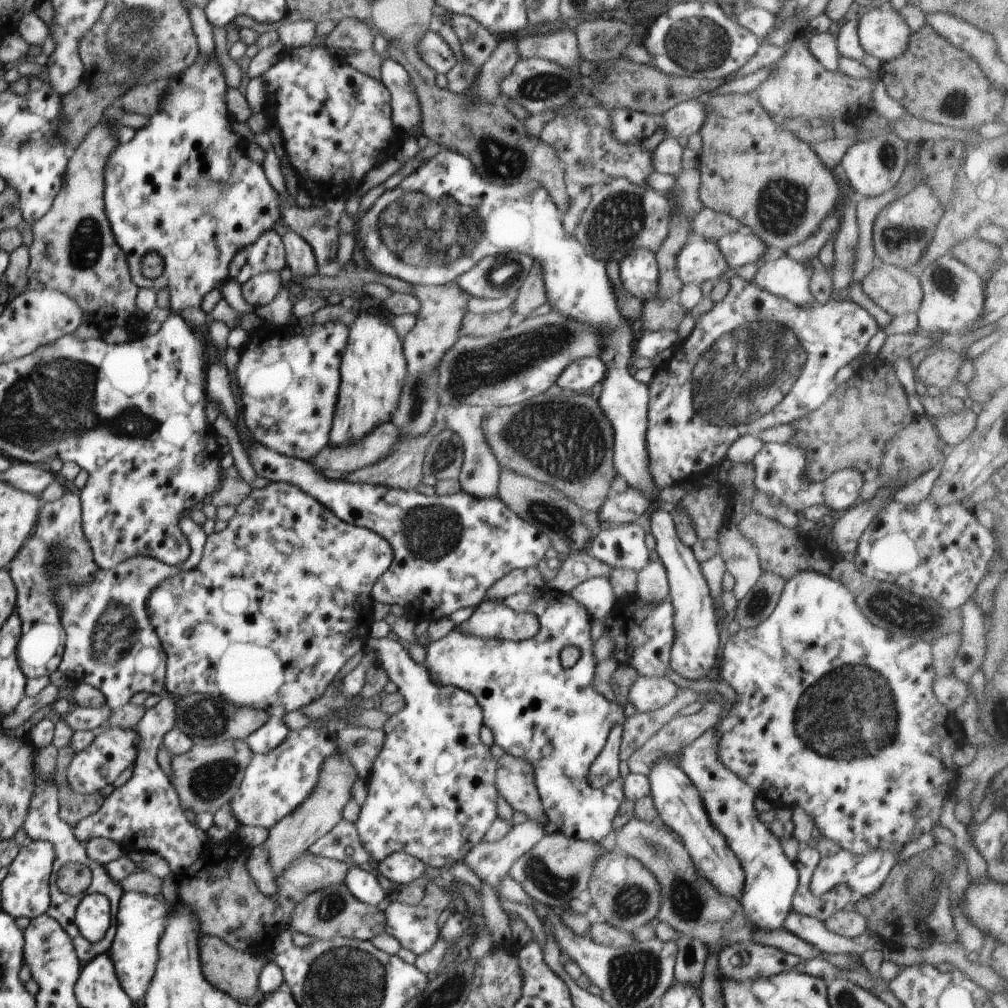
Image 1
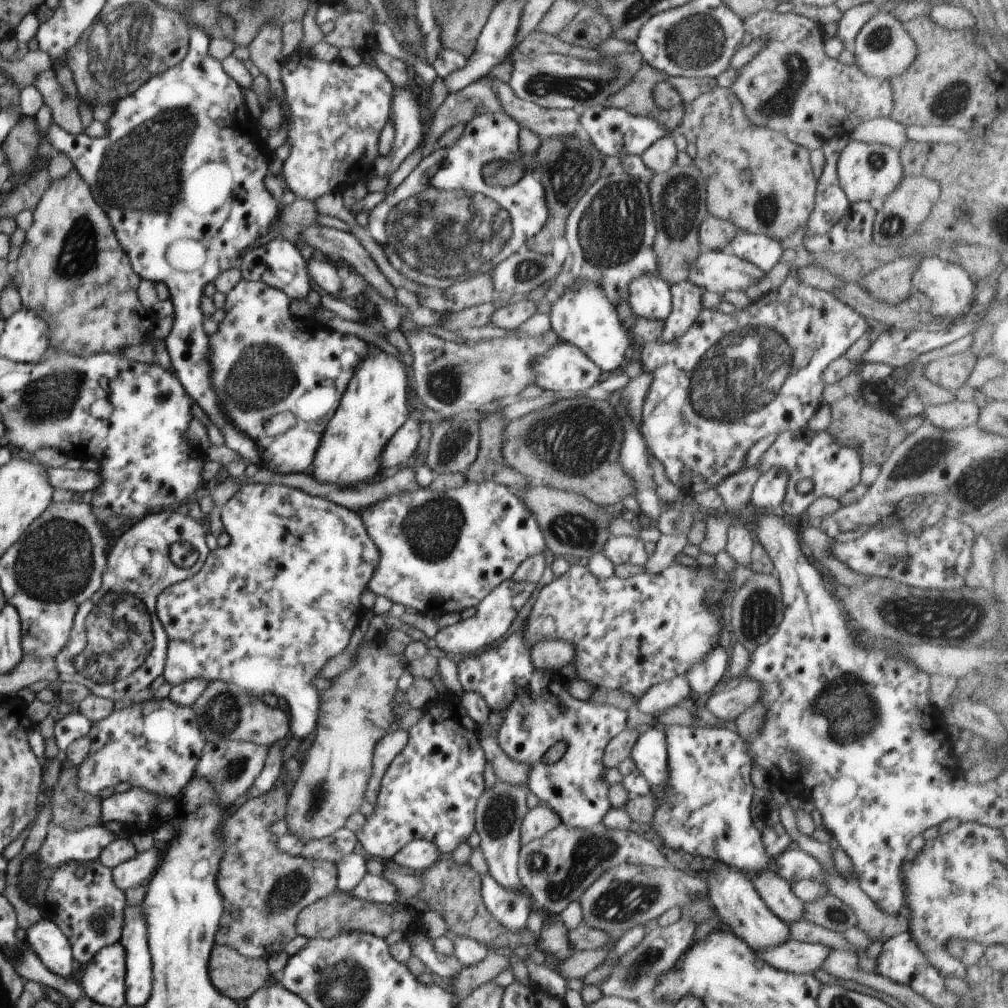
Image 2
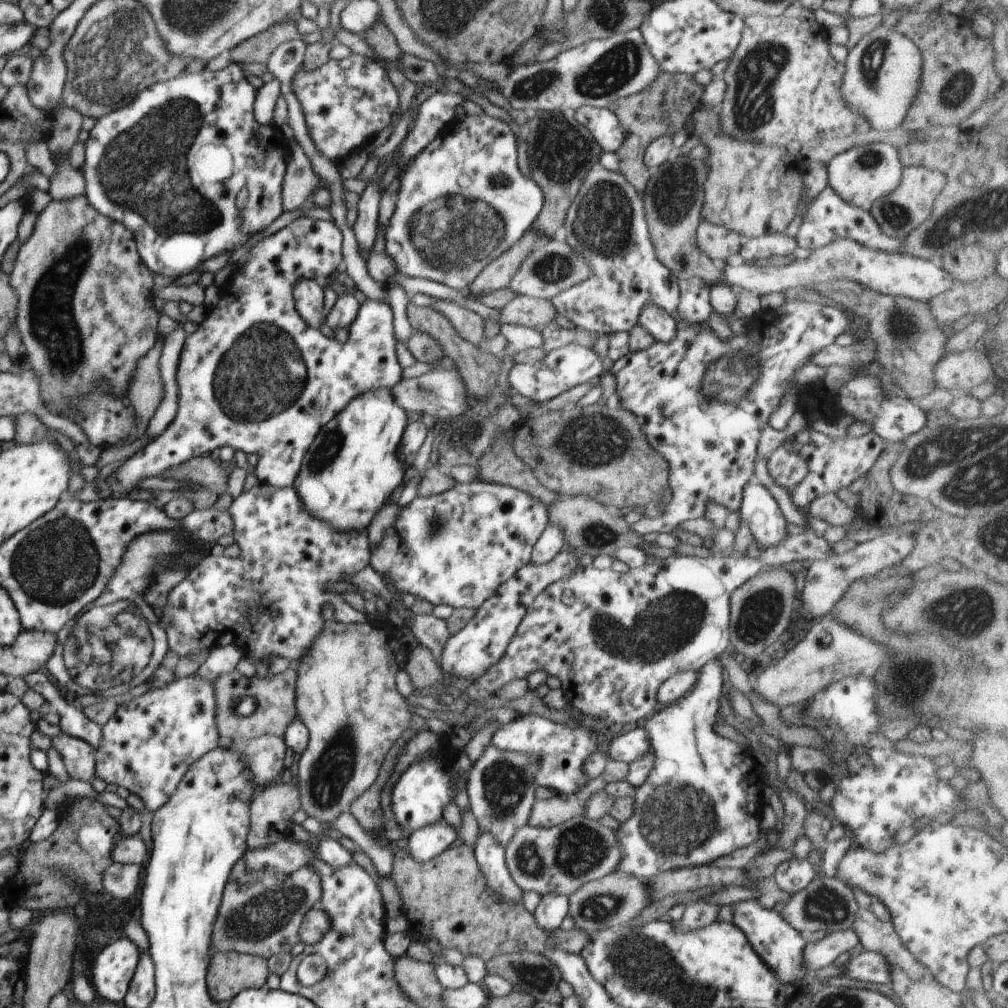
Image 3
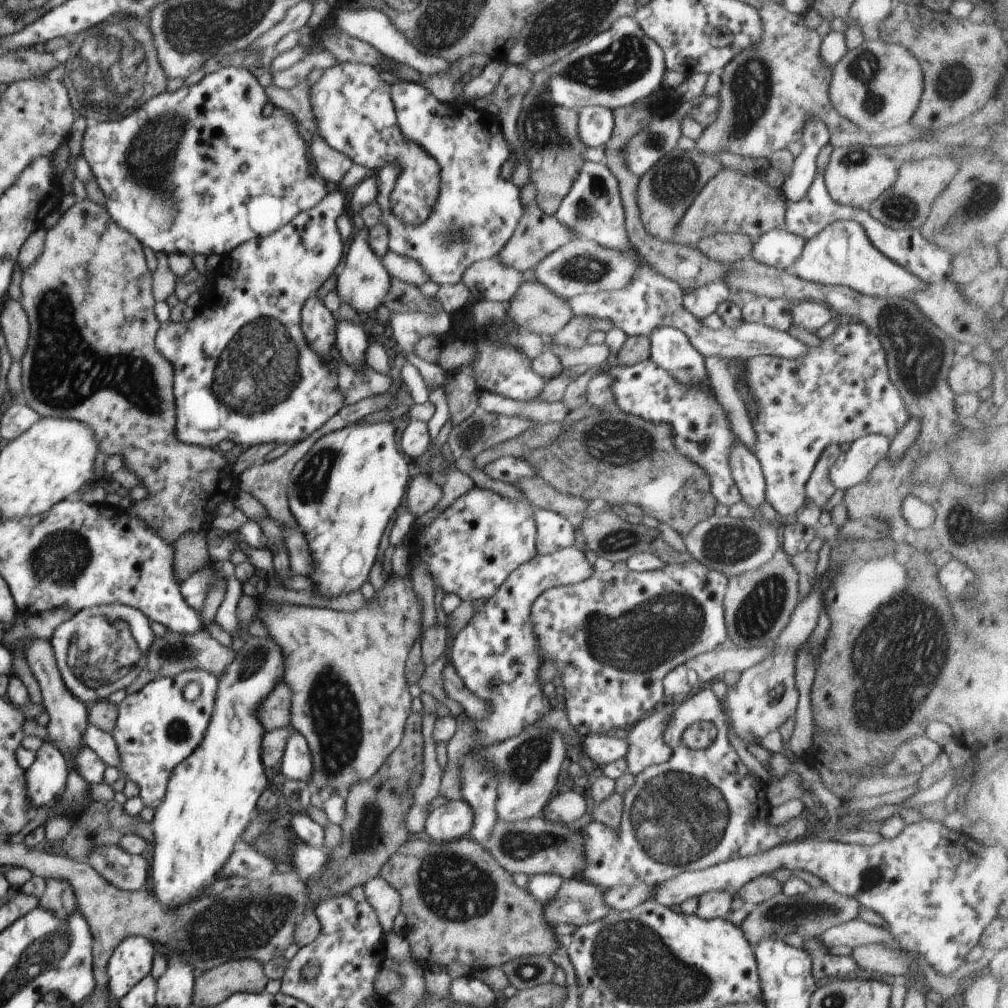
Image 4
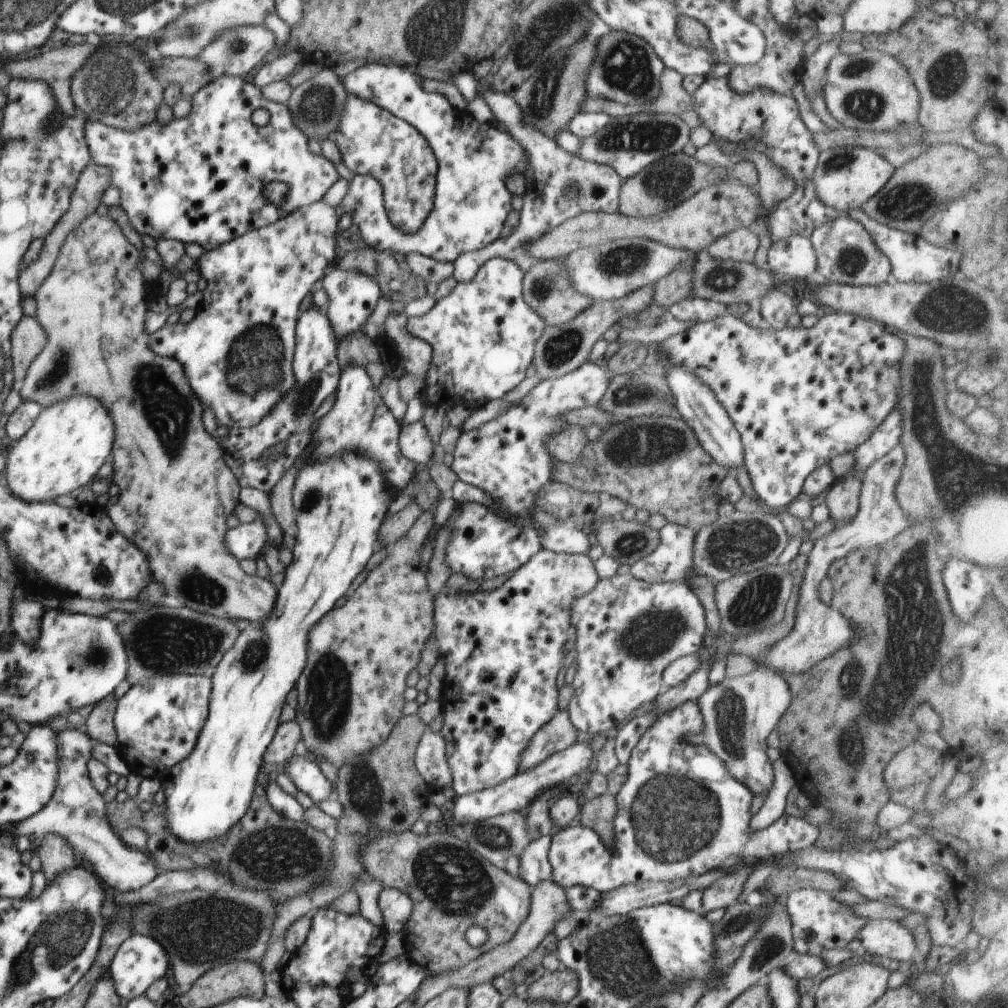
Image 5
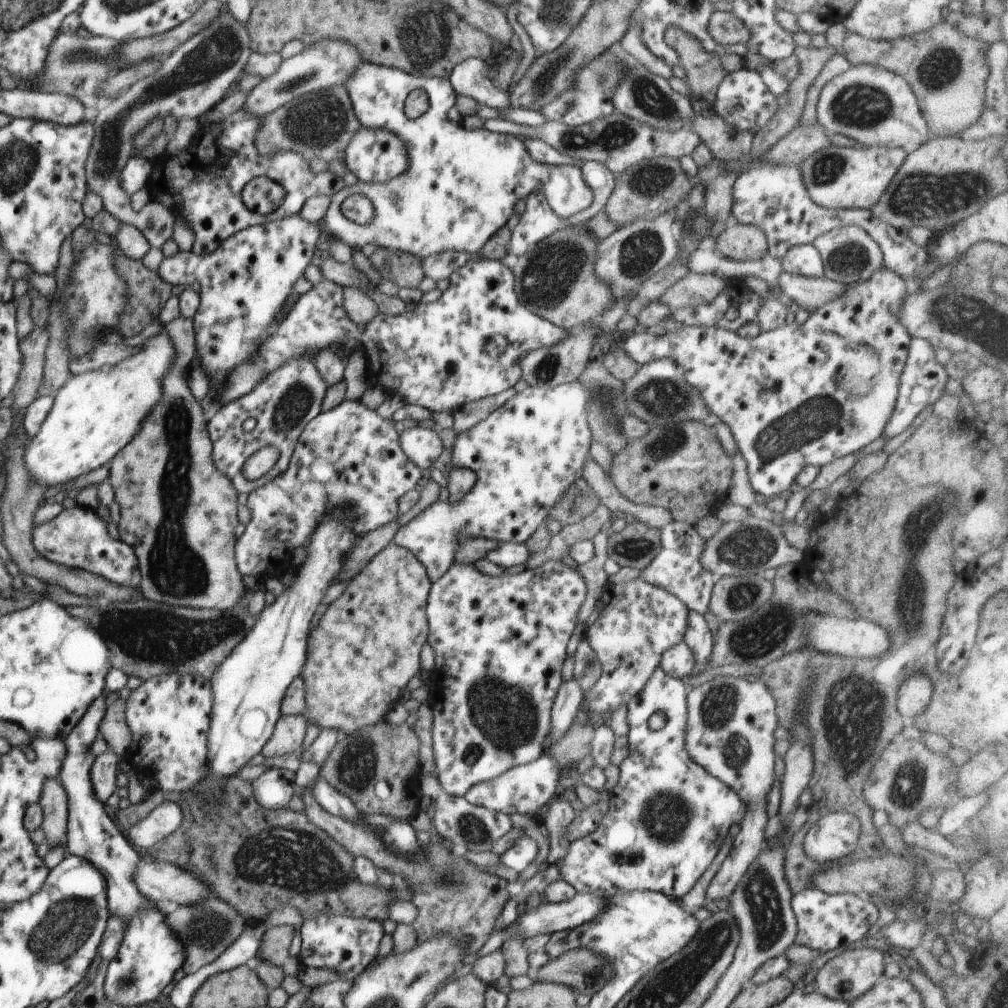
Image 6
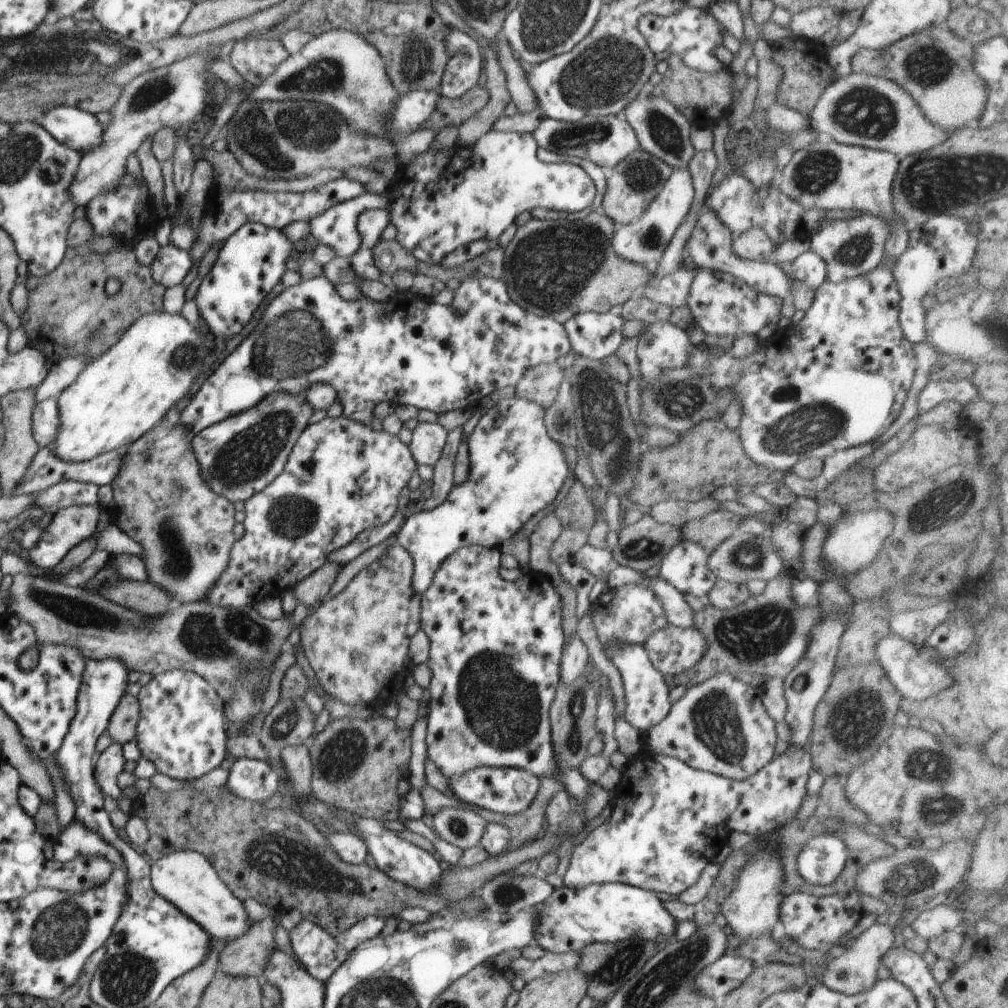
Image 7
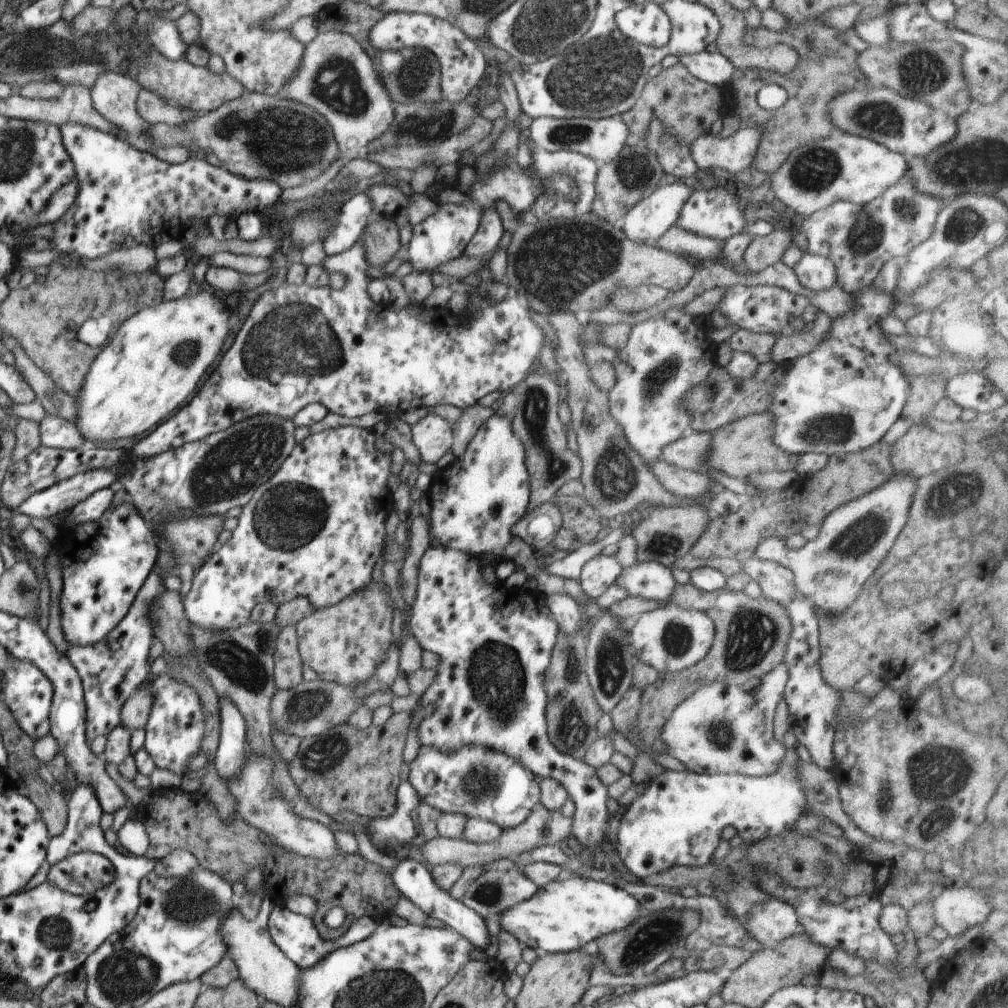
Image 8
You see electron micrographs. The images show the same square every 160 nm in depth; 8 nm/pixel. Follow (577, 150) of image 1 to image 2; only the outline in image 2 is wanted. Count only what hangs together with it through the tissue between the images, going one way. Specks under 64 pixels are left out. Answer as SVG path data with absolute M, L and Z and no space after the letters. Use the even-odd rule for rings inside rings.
M494 79L491 89L500 101L502 110L521 127L530 129L540 139L551 136L583 134L579 126L580 109L549 109L522 100L507 82Z

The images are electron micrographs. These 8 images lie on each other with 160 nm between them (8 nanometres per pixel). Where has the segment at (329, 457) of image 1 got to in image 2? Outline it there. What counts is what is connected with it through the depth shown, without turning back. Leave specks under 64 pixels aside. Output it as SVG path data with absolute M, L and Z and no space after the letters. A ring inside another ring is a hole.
M410 417L389 440L382 453L382 468L400 466L408 461L420 444L420 421Z

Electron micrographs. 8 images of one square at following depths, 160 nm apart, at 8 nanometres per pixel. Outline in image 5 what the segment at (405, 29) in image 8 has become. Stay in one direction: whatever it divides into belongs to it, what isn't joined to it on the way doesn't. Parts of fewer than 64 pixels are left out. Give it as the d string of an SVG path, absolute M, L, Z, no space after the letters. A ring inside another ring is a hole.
M485 80L477 81L477 83L480 89L479 96L482 96L482 99L488 104L491 114L497 121L504 124L505 132L527 151L534 174L531 178L533 181L532 188L527 189L523 196L524 207L520 212L520 224L518 224L514 233L508 238L498 238L496 242L492 242L486 248L462 254L453 264L453 278L457 282L474 280L478 270L488 260L496 257L512 260L523 273L528 272L535 264L536 259L526 252L526 244L536 242L538 235L553 230L554 227L580 214L592 212L618 213L618 206L621 205L622 178L611 166L586 161L568 154L555 140L542 134L538 128L534 128L532 124L524 124L522 110L516 104L512 93L500 94L500 92L494 92ZM570 186L574 186L574 190L578 190L578 192L576 192L576 198L568 200L564 192L570 190Z

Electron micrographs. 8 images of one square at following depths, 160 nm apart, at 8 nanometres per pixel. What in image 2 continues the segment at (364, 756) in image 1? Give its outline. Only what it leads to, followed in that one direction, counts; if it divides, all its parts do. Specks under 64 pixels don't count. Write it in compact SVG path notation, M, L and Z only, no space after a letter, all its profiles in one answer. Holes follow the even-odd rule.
M393 729L378 741L373 754L372 776L365 792L365 800L375 805L383 776L386 774L390 763L404 750L408 744L409 732L407 729Z

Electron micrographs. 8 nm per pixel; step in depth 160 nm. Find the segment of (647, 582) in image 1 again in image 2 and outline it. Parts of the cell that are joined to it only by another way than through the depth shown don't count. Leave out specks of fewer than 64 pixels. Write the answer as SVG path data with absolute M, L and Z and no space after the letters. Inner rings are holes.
M660 534L656 549L649 555L645 565L646 572L659 573L662 569L675 562L675 556L680 553L688 543L687 534Z

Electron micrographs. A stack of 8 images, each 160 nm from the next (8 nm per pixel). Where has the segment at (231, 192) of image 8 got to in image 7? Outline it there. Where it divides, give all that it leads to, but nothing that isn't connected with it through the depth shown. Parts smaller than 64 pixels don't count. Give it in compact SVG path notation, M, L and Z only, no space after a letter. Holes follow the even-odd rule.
M70 105L52 106L38 122L58 142L84 155L102 144L102 126L97 118ZM124 174L118 188L108 194L98 194L98 198L92 198L85 208L85 218L94 230L94 237L116 237L118 243L125 245L128 240L142 240L157 231L158 213L151 200L150 190L145 183L138 184L132 174Z

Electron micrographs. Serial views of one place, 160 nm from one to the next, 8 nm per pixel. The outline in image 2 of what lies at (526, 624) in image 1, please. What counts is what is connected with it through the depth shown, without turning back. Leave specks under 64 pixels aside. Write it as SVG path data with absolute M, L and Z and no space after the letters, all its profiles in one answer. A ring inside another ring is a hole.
M512 578L505 580L478 604L474 616L466 619L461 618L457 623L439 630L435 637L438 648L453 659L478 654L478 652L483 652L486 646L490 648L491 642L496 642L506 636L506 632L510 630L510 626L514 624L520 610L526 606L526 602L530 600L530 596L535 590L534 583L515 581Z

